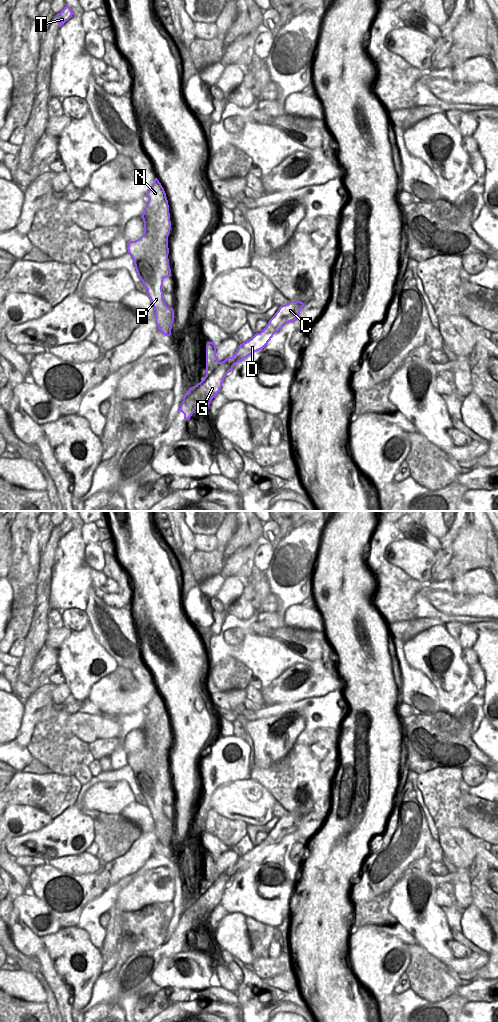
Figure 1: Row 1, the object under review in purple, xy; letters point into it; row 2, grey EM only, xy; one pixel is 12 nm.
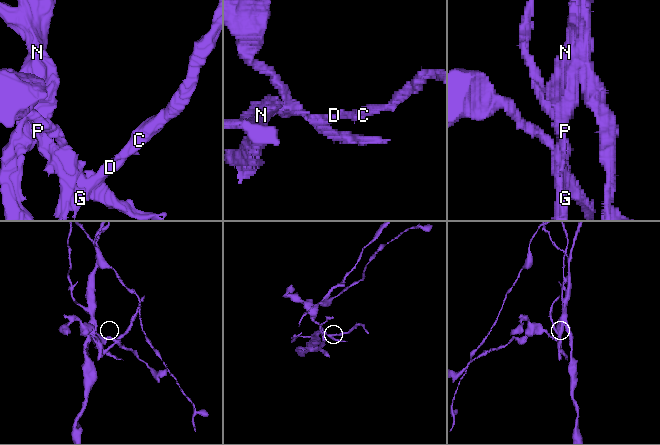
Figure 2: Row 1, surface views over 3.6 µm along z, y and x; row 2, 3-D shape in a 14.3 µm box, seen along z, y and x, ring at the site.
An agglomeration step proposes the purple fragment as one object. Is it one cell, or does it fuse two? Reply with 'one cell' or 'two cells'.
two cells

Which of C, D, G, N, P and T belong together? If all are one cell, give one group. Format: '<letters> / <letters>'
C D G P T / N

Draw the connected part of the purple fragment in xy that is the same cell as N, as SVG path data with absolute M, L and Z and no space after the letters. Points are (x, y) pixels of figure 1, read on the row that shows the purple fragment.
M158 179L154 181L146 196L157 202L156 210L162 215L162 218L170 217L166 193Z

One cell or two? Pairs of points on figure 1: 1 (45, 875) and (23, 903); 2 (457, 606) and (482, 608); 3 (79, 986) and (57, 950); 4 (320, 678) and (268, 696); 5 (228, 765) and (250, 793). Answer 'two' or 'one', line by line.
1: two
2: one
3: one
4: one
5: two

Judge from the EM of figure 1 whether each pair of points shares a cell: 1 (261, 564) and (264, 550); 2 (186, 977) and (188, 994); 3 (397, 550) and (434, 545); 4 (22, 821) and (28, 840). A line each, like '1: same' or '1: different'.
1: same
2: different
3: different
4: different

